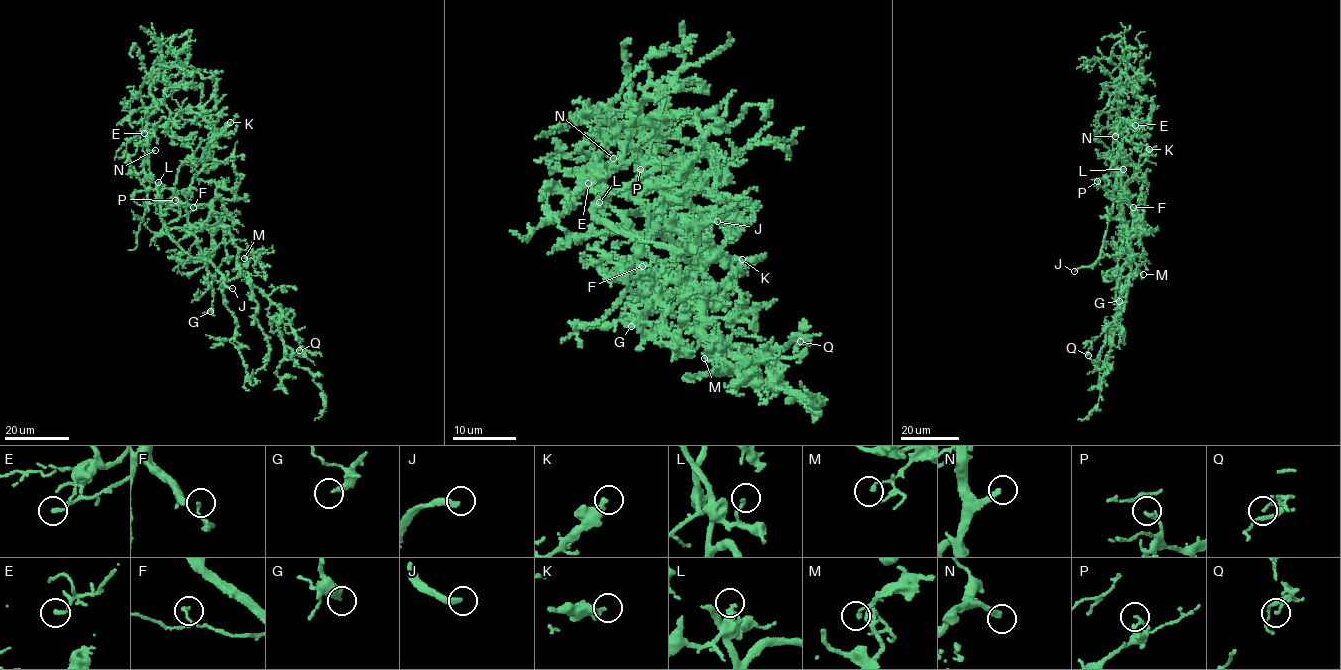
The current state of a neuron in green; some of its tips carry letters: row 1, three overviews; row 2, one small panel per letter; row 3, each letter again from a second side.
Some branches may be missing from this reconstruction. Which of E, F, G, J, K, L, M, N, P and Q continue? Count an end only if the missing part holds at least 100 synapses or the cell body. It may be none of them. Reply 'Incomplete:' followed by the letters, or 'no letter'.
Incomplete: J, N

